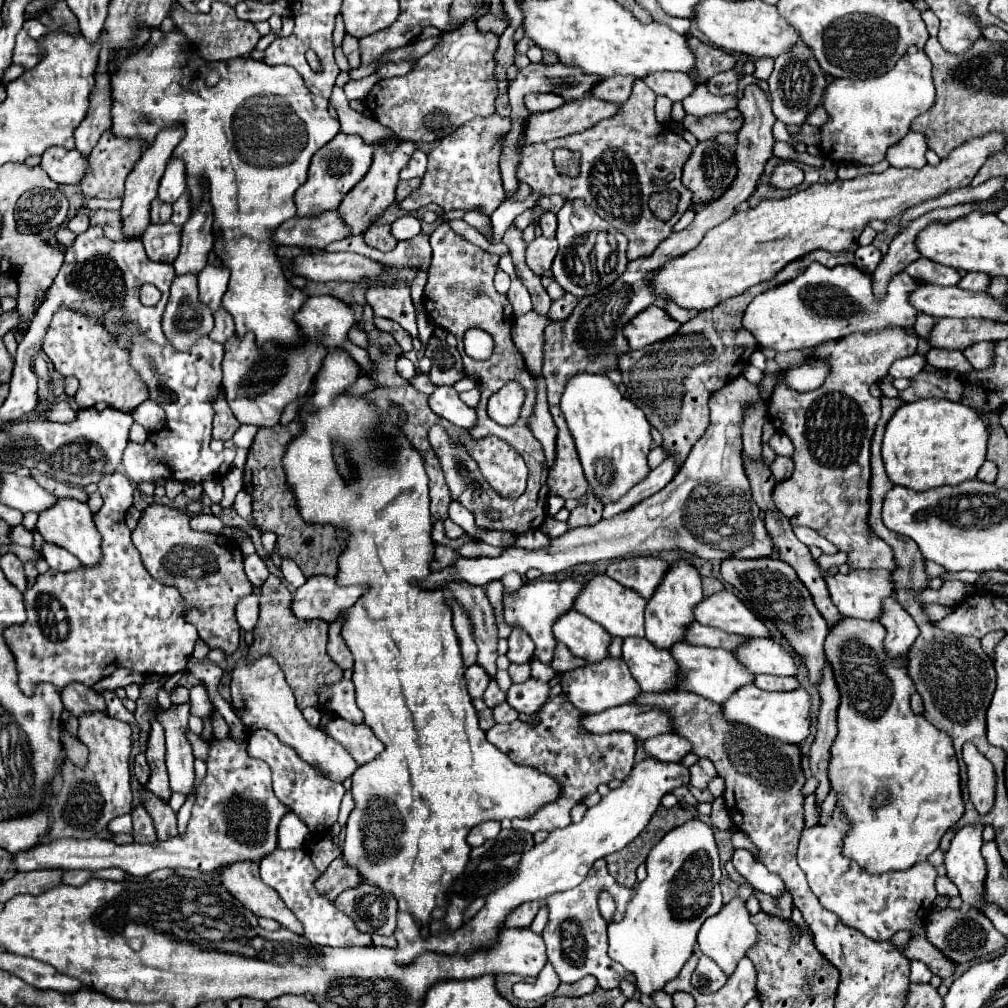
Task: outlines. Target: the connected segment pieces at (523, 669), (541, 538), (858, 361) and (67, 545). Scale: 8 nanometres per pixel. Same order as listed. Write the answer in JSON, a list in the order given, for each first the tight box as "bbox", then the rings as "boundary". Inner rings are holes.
[{"bbox":[508,663,532,683],"boundary":[[[510,663],[508,673],[510,673],[512,683],[522,683],[522,681],[526,681],[526,679],[532,677],[532,673],[530,673],[530,665],[528,665],[528,663],[526,663],[526,665],[514,665],[514,663]]]},{"bbox":[516,531,548,549],"boundary":[[[528,531],[526,535],[520,535],[516,537],[516,547],[522,547],[522,549],[542,549],[548,545],[548,537],[540,531]]]},{"bbox":[768,329,918,569],"boundary":[[[886,329],[878,333],[854,333],[834,343],[824,343],[822,347],[814,347],[810,351],[810,359],[824,359],[830,365],[826,381],[808,393],[798,393],[784,385],[776,385],[772,399],[768,401],[768,417],[774,427],[786,433],[794,445],[794,473],[790,479],[774,485],[772,499],[776,509],[790,519],[792,525],[806,525],[814,529],[818,535],[826,537],[838,551],[848,555],[848,565],[852,569],[896,569],[892,547],[886,545],[880,537],[872,533],[866,525],[866,517],[870,511],[868,495],[870,495],[870,441],[876,429],[876,421],[880,419],[880,399],[870,395],[870,385],[878,383],[888,375],[890,365],[896,359],[908,357],[916,353],[918,339],[908,335],[902,329]]]},{"bbox":[38,499,102,567],"boundary":[[[58,499],[58,503],[54,507],[40,513],[38,531],[42,533],[46,543],[54,543],[54,545],[70,551],[86,567],[96,567],[102,559],[102,537],[92,521],[92,511],[86,503],[80,503],[74,499]]]}]

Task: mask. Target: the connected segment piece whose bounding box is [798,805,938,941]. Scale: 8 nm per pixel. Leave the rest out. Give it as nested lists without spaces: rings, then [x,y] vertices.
[[[838,805],[826,825],[814,825],[802,831],[798,865],[806,873],[814,895],[826,909],[836,913],[842,923],[862,931],[874,941],[888,941],[900,929],[908,929],[912,935],[924,935],[928,907],[932,907],[932,901],[938,895],[934,889],[938,877],[934,865],[926,861],[906,871],[872,875],[842,855],[842,839],[846,839],[846,831],[850,831],[850,819],[846,819],[846,813],[842,813],[842,807]]]

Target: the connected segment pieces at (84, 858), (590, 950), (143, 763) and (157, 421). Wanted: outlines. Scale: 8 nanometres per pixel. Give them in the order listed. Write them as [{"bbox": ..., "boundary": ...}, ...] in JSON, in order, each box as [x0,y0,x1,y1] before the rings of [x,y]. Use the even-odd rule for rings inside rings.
[{"bbox":[14,735,290,877],"boundary":[[[232,735],[226,739],[210,741],[206,759],[206,777],[198,785],[192,817],[184,837],[170,841],[156,841],[150,845],[130,843],[118,845],[114,841],[96,839],[58,839],[42,843],[30,851],[14,857],[18,871],[40,869],[108,869],[116,867],[134,877],[146,877],[162,867],[188,867],[204,873],[214,873],[238,861],[262,861],[278,847],[278,825],[290,809],[272,791],[272,771],[262,759],[254,759],[246,751],[246,741],[236,741]]]},{"bbox":[542,859,634,989],"boundary":[[[598,859],[598,863],[592,865],[588,877],[572,891],[562,891],[562,893],[554,893],[546,897],[546,903],[550,907],[550,917],[548,917],[548,925],[544,927],[542,937],[546,941],[548,961],[552,963],[562,983],[576,983],[578,979],[592,975],[598,979],[598,985],[602,989],[614,989],[618,987],[622,977],[630,979],[630,973],[626,973],[620,967],[620,963],[614,963],[608,957],[608,933],[606,933],[608,921],[600,915],[600,909],[598,909],[598,897],[602,891],[608,891],[614,897],[616,911],[614,911],[612,921],[620,921],[626,911],[628,901],[634,895],[634,889],[618,885],[616,879],[608,873],[604,859]]]},{"bbox":[134,753,150,785],"boundary":[[[140,753],[140,755],[136,757],[136,761],[134,761],[134,775],[136,775],[136,779],[138,779],[142,785],[146,785],[146,783],[148,783],[150,767],[148,767],[148,761],[146,761],[144,753]]]},{"bbox":[132,401,166,433],"boundary":[[[152,401],[138,405],[138,407],[132,411],[132,419],[134,419],[138,425],[142,425],[148,433],[160,431],[160,429],[164,427],[164,423],[166,423],[166,421],[164,421],[166,415],[164,415],[162,407],[158,407],[158,403],[152,403]]]}]

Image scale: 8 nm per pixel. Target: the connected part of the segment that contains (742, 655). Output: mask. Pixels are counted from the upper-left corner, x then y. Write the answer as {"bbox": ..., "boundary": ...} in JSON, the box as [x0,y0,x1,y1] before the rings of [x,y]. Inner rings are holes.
{"bbox":[734,639,798,677],"boundary":[[[748,639],[734,653],[756,675],[766,673],[776,677],[796,677],[798,673],[794,657],[772,639]]]}

